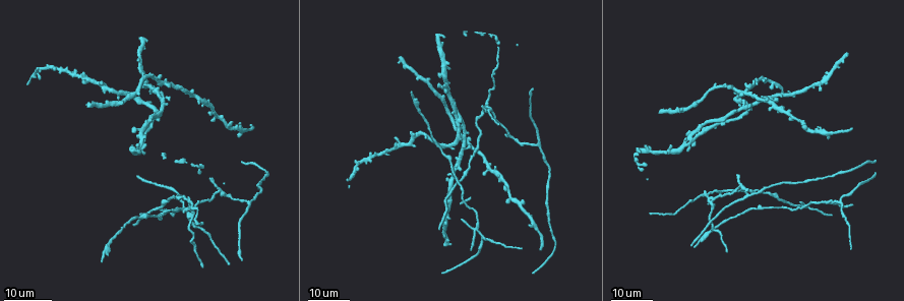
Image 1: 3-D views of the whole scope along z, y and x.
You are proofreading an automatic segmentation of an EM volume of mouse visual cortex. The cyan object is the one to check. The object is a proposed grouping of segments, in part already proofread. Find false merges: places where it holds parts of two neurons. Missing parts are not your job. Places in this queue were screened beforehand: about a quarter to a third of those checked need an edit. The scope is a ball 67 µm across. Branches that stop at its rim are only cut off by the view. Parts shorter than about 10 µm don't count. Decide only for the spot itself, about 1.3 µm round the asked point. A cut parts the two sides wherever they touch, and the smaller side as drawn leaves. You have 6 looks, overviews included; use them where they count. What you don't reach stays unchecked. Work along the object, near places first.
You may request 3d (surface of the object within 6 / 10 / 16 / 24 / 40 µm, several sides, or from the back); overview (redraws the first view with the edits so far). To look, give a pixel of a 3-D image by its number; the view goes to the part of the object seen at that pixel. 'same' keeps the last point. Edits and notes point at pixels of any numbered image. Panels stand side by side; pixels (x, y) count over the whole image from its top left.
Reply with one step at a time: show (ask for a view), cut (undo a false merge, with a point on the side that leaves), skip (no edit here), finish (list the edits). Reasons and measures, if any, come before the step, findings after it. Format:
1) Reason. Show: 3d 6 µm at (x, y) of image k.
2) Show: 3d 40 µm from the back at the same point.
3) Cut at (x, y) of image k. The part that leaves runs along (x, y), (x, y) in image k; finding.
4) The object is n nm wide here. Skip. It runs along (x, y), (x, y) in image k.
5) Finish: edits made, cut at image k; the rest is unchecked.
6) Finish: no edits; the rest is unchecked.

Three arms meet. Show: 3d 24 µm at (841, 202) of image 1.

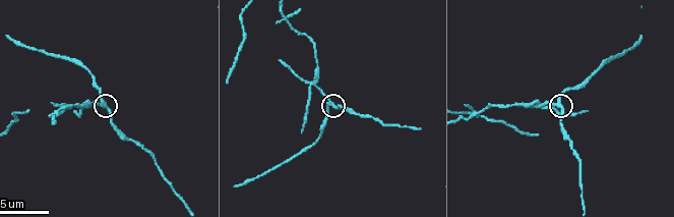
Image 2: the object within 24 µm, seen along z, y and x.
Show: 3d 6 µm at (330, 105) of image 2.

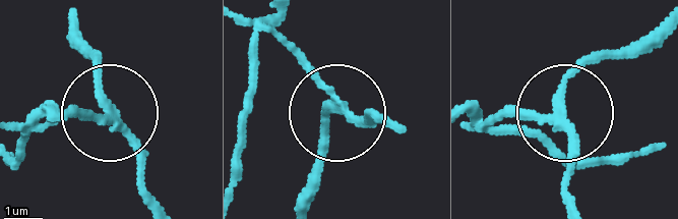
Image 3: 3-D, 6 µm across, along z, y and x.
3 arms meet here. Cut at (71, 115) of image 3. The part that leaves runs along (112, 122), (54, 112) in image 3; a second neuron is stuck on.

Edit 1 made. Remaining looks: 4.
Thin arm on a thick one. Show: 3d 16 µm at (216, 193) of image 1.

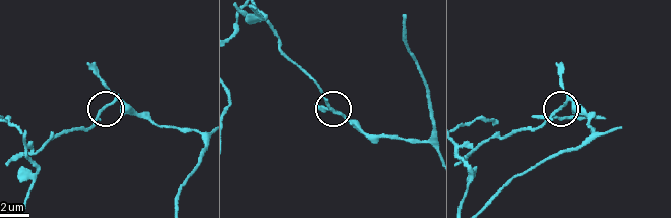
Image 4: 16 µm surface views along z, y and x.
Show: 3d 10 µm at (111, 103) of image 4.

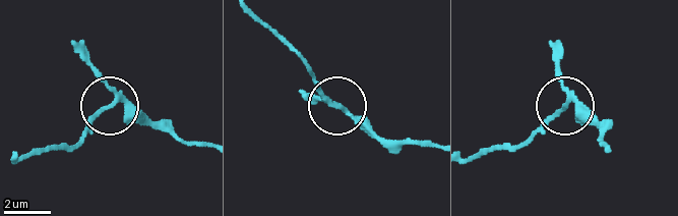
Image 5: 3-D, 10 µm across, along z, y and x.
Show: 3d 6 µm at (111, 103) of image 5.

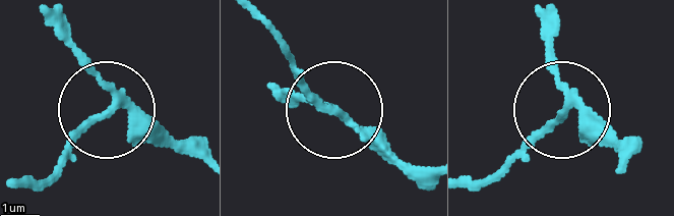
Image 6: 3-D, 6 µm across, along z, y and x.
Cut at (79, 131) of image 6. The part that leaves runs along (117, 103), (23, 187) in image 6; a second neuron is stuck on.

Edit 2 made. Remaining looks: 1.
Finish: edits made, cut at image 3, cut at image 6; the rest is unchecked.

